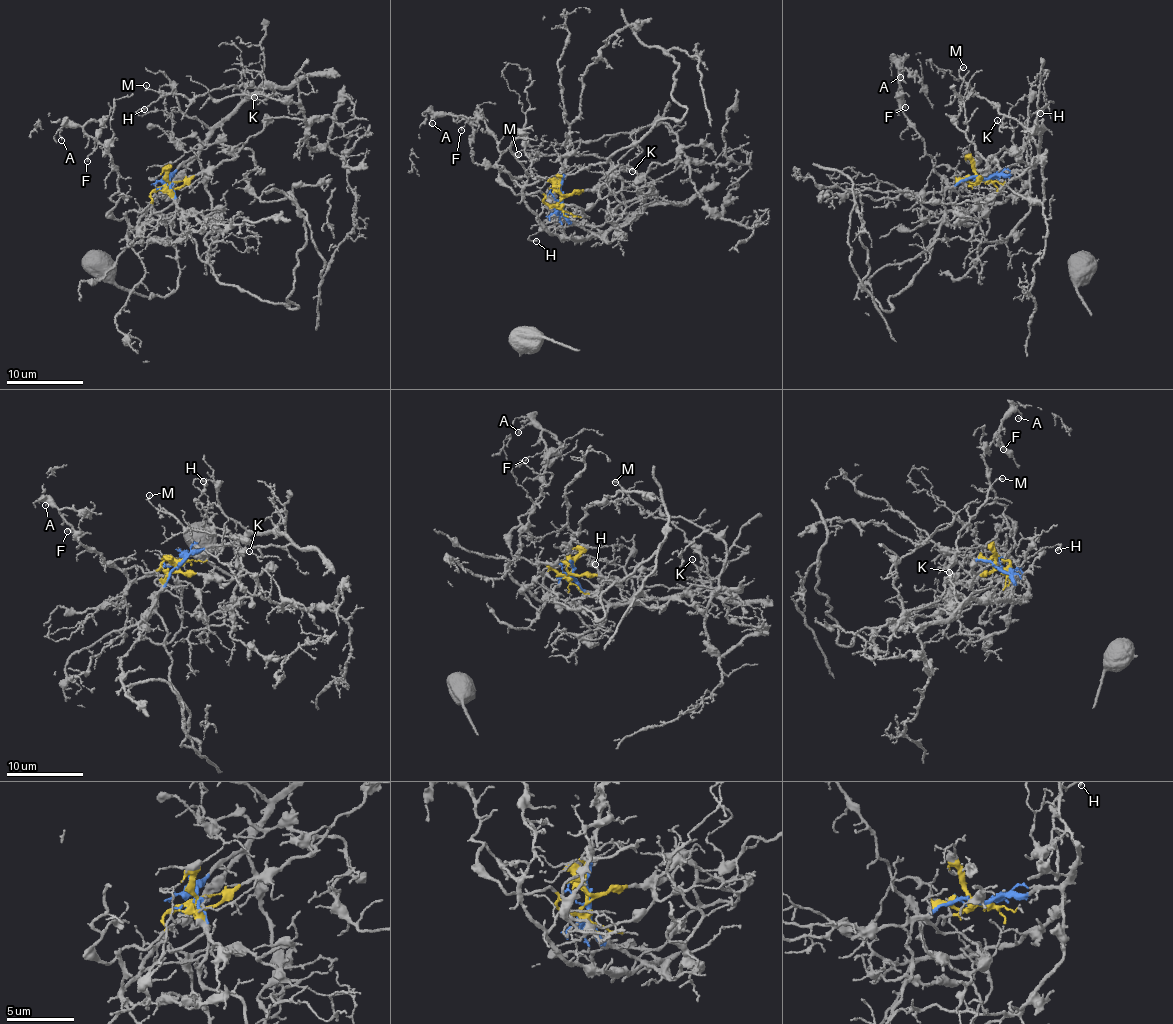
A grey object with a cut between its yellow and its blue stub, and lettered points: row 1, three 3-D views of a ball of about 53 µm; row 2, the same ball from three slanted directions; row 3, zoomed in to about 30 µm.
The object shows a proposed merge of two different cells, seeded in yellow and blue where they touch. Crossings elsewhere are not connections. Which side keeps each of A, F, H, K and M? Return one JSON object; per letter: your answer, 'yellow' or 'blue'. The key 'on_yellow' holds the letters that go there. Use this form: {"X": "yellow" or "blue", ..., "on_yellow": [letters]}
{"A": "yellow", "F": "yellow", "H": "blue", "K": "blue", "M": "blue", "on_yellow": ["A", "F"]}

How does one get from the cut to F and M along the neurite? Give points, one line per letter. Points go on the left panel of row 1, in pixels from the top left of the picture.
F: (168, 187), (154, 189), (147, 205), (118, 219), (111, 209), (118, 170), (113, 159), (100, 147), (87, 160)
M: (168, 187), (169, 177), (251, 94), (264, 86), (275, 90), (238, 86), (185, 98), (146, 85)

